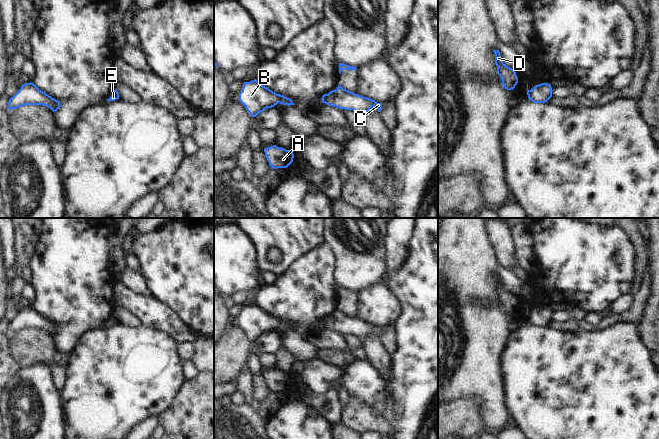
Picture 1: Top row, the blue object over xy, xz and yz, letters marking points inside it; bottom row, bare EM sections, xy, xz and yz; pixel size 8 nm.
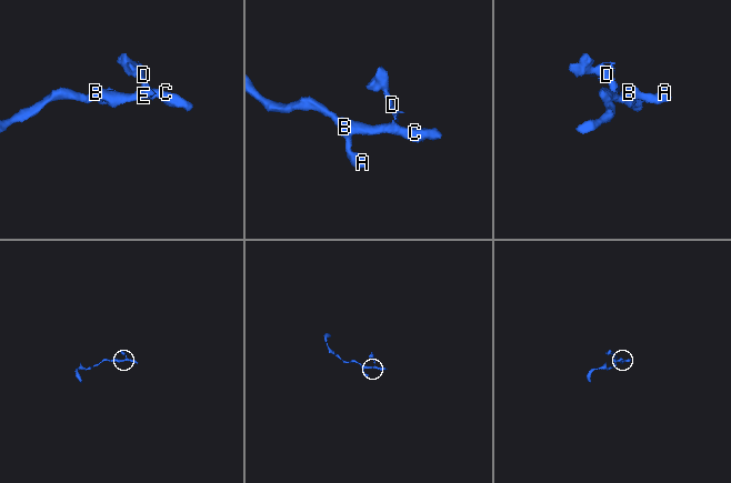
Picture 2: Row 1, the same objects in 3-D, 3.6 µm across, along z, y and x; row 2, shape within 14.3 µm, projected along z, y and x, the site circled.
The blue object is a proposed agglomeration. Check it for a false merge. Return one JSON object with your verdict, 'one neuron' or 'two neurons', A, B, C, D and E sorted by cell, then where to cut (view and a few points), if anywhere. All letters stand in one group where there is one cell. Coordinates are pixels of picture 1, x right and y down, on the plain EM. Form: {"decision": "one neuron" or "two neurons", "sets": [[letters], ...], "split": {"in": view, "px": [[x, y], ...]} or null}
{"decision": "two neurons", "sets": [["A", "B", "C", "E"], ["D"]], "split": {"in": "yz", "px": [[530, 314], [528, 320]]}}

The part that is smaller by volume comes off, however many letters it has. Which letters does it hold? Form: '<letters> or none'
D

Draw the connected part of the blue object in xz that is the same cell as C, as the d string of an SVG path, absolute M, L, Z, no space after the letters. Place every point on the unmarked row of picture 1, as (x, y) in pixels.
M338 310L328 318L324 318L321 324L329 330L345 334L353 334L360 339L365 338L372 331L375 331L379 336L382 333L382 327L350 316L341 310Z

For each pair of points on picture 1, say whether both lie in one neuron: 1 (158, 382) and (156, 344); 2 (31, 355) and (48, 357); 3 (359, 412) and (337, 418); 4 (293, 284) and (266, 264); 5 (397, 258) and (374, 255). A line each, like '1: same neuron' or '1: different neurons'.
1: same neuron
2: same neuron
3: different neurons
4: different neurons
5: different neurons

